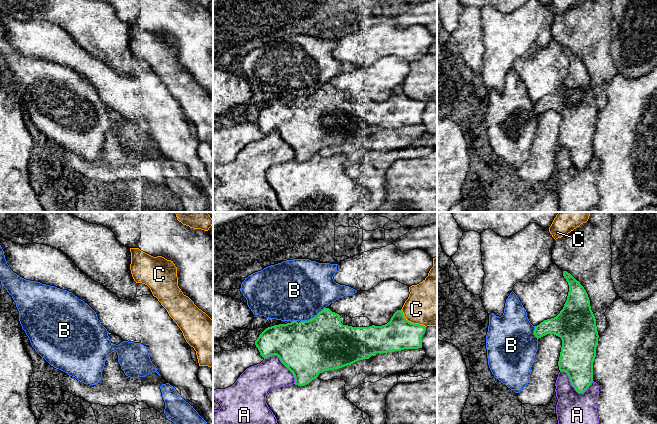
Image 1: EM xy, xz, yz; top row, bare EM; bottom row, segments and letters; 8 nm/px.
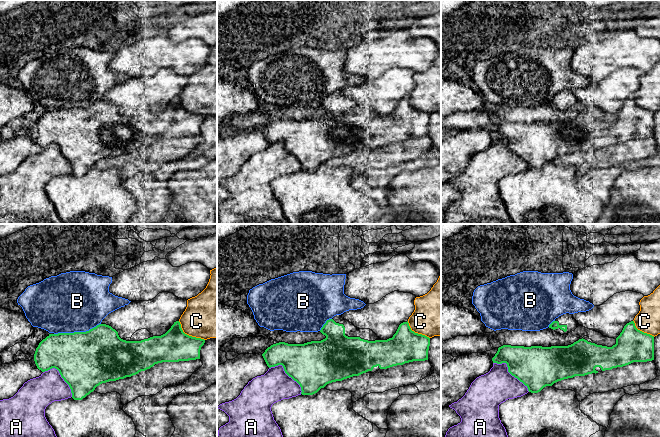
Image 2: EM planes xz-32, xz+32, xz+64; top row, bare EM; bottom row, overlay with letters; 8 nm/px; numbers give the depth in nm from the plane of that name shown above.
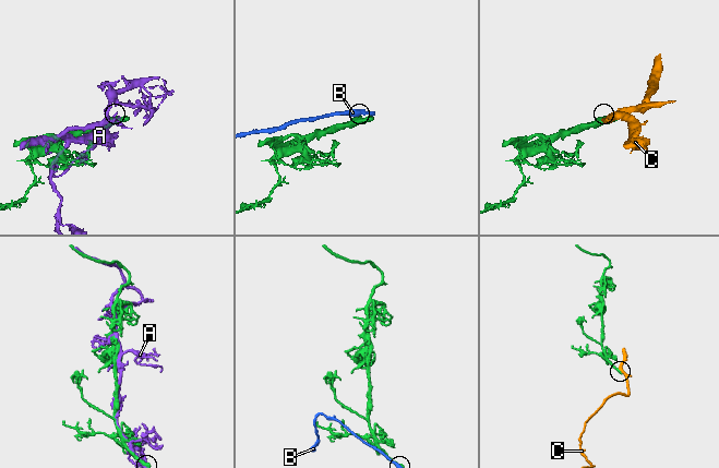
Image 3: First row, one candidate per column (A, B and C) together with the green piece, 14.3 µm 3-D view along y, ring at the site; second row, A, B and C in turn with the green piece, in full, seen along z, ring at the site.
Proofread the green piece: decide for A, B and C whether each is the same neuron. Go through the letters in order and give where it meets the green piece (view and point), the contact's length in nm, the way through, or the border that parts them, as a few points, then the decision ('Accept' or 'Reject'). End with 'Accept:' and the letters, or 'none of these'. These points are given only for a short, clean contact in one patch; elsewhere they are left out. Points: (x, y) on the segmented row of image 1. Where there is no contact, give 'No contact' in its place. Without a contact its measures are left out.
A: Touches green at yz (574, 387). Shared border 280 nm. Reject
B: Touches green at xz (312, 318). Shared border 240 nm. Boundary: xz (325, 307), (313, 317), (300, 322). Reject
C: Touches green at xz (410, 322). Shared border 240 nm. Reject
Accept: none of these

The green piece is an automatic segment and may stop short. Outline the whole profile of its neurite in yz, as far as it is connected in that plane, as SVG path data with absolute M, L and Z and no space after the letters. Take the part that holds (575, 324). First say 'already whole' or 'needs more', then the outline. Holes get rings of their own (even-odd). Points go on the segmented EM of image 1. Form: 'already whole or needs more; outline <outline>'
already whole; outline M563 271L563 276L569 285L564 307L556 317L535 326L534 335L538 339L547 334L561 338L559 370L568 374L578 393L584 393L593 382L599 335L586 290L567 271Z

